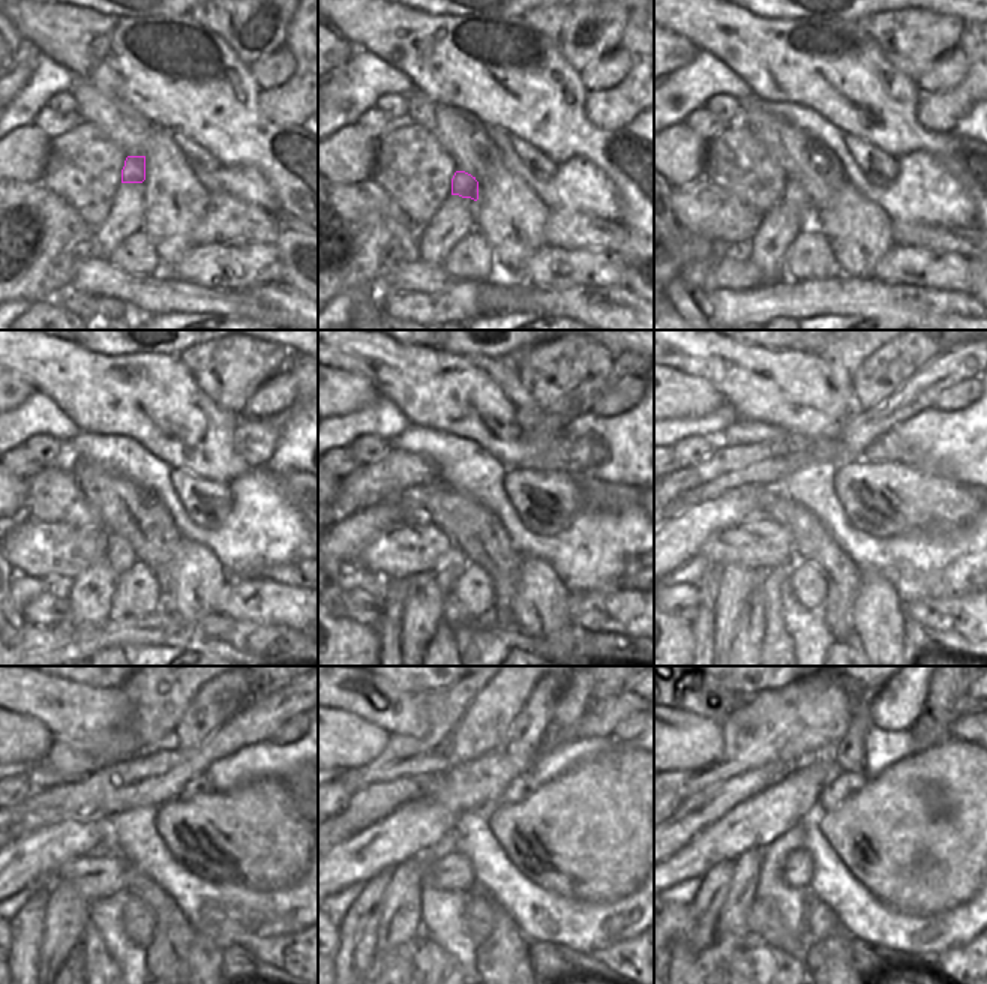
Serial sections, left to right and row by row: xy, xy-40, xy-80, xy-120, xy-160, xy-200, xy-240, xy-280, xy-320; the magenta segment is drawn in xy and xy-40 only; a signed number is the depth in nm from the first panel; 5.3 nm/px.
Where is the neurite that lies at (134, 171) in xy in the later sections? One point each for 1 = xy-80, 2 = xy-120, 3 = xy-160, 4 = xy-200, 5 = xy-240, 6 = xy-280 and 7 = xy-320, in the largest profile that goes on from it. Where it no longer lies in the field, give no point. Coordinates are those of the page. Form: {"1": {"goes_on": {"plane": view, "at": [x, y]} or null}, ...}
{"1": {"goes_on": {"plane": "xy-80", "at": [794, 197]}}, "2": {"goes_on": {"plane": "xy-120", "at": [120, 555]}}, "3": {"goes_on": {"plane": "xy-160", "at": [455, 561]}}, "4": {"goes_on": {"plane": "xy-200", "at": [776, 633]}}, "5": {"goes_on": {"plane": "xy-240", "at": [95, 954]}}, "6": {"goes_on": {"plane": "xy-280", "at": [444, 971]}}, "7": {"goes_on": {"plane": "xy-320", "at": [789, 971]}}}

